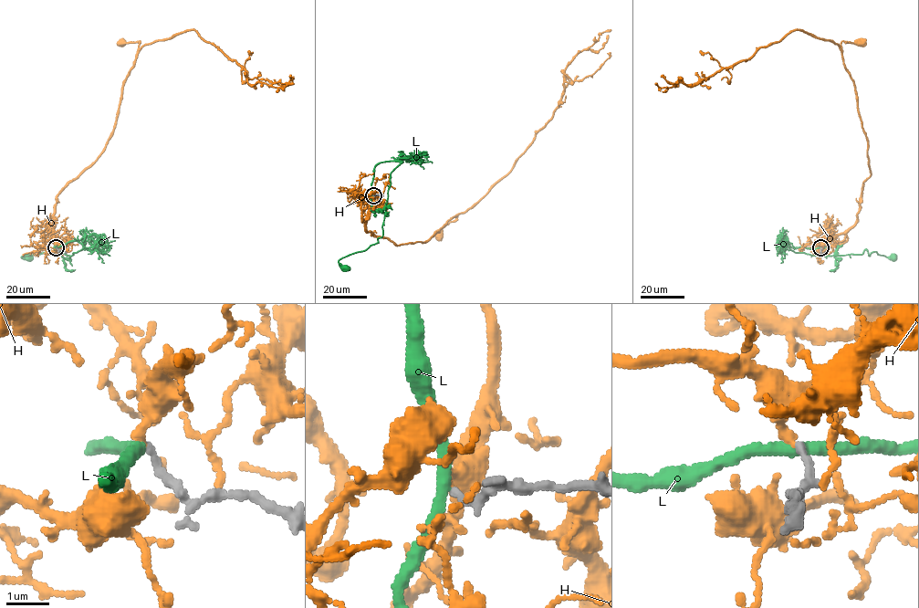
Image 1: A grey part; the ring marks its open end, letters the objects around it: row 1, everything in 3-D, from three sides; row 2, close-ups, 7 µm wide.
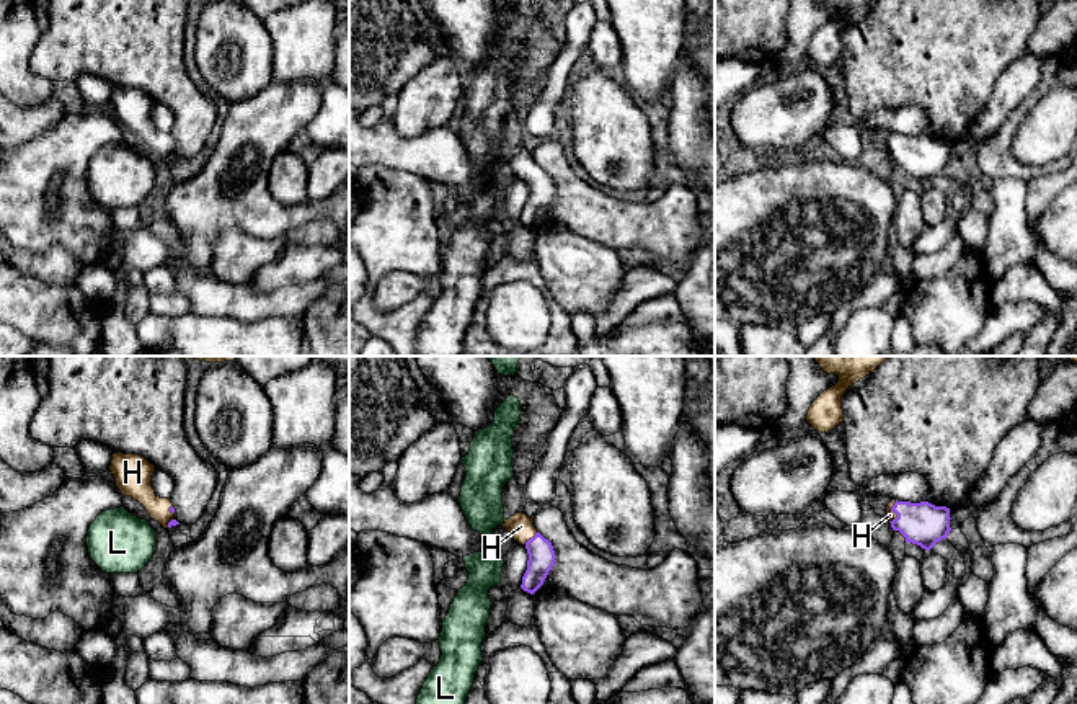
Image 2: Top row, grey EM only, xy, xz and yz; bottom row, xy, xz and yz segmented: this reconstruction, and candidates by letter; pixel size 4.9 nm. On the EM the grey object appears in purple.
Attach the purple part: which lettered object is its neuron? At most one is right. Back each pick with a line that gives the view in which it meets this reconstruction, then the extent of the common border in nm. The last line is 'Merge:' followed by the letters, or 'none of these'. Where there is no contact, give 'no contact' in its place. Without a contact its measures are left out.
H: xz | 100 nm
Merge: H

